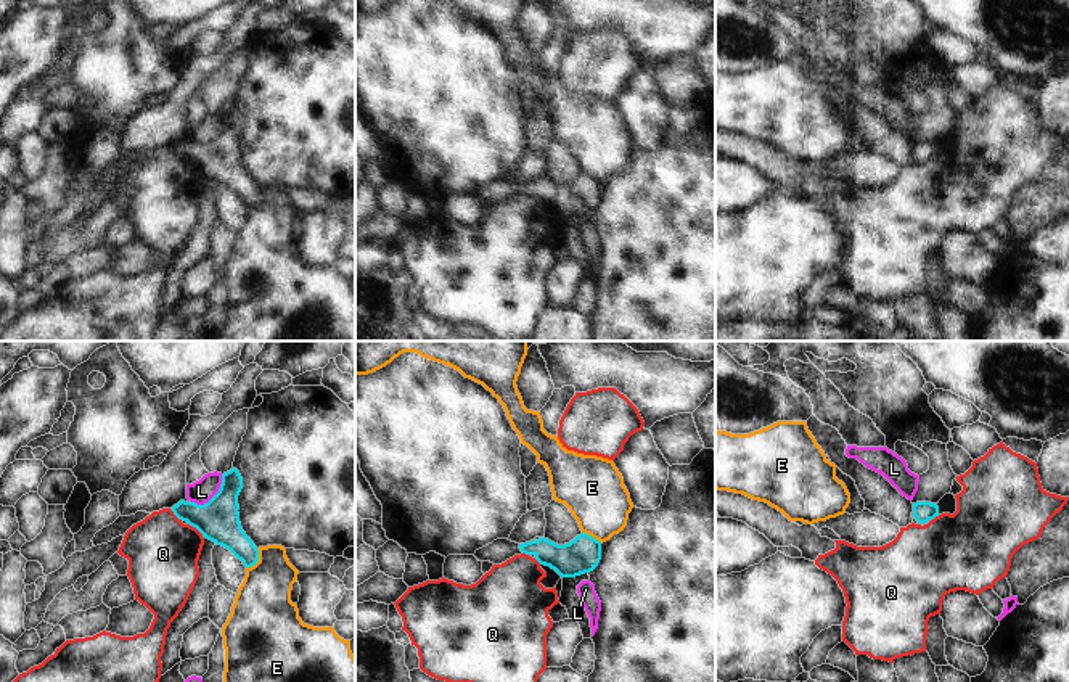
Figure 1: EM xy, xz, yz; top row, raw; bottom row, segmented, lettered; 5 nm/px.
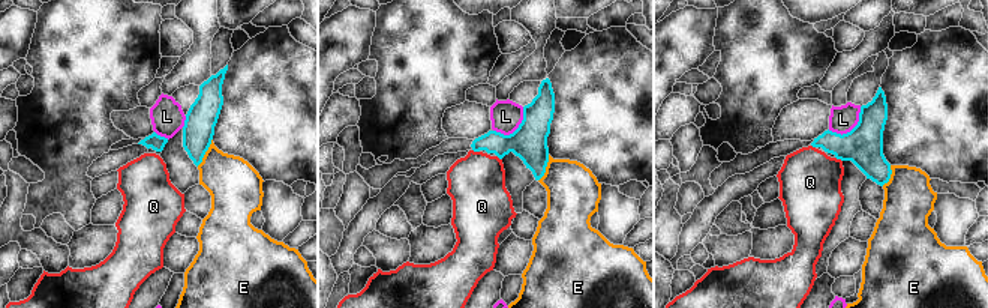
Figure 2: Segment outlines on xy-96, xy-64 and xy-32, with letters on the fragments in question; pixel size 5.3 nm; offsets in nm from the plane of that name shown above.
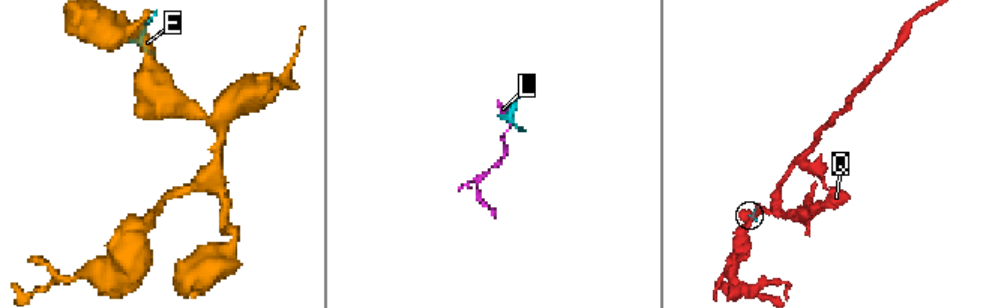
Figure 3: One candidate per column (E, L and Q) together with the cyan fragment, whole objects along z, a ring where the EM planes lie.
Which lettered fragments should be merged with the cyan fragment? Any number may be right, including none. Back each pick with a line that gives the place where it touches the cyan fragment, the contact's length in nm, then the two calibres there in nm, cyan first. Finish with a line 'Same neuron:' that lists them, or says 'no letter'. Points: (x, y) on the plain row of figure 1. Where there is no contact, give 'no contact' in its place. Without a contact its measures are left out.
Same neuron: no letter

